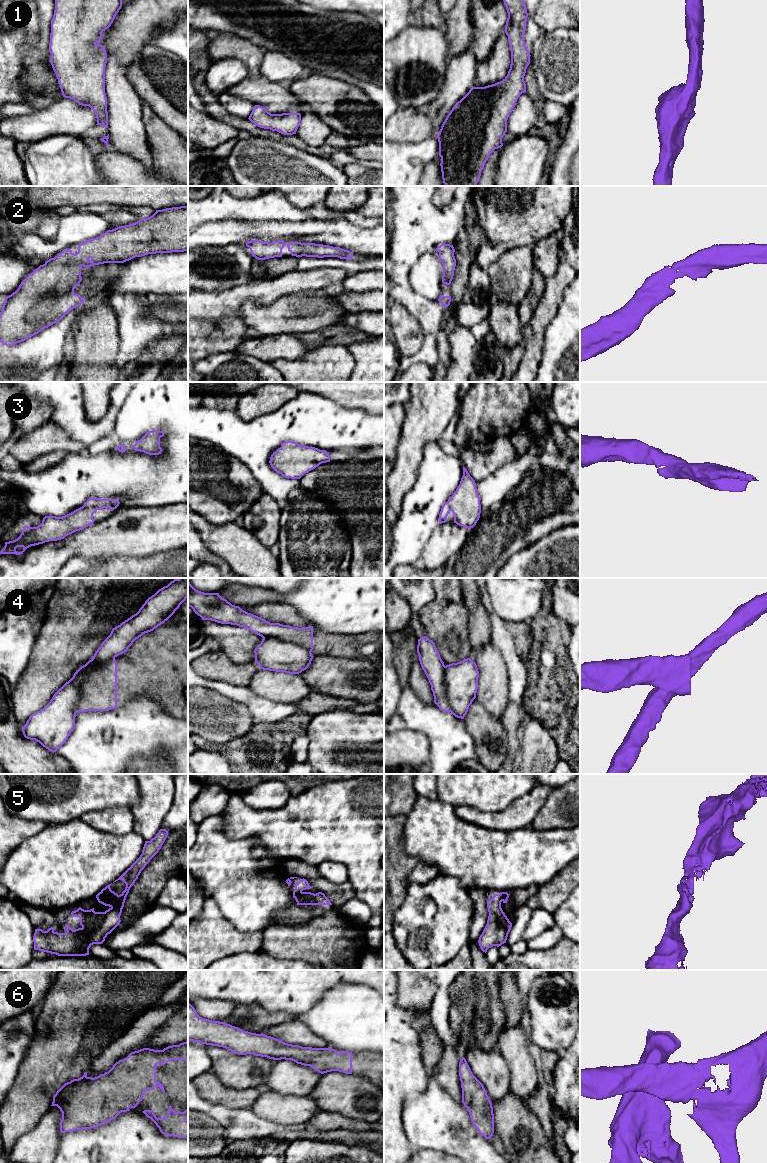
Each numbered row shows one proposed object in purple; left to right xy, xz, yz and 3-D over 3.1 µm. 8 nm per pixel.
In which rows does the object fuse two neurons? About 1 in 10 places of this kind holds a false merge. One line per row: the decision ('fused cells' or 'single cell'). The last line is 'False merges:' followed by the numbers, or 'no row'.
1: single cell
2: single cell
3: single cell
4: fused cells
5: single cell
6: single cell
False merges: 4

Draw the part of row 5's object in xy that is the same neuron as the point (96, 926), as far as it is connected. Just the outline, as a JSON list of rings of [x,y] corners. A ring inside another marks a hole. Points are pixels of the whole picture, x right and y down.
[[[160,829],[154,838],[145,841],[140,857],[114,881],[122,880],[126,884],[125,890],[120,895],[111,890],[112,883],[96,895],[99,903],[110,907],[108,910],[95,912],[94,908],[84,910],[79,907],[72,911],[71,915],[80,918],[82,927],[73,930],[67,924],[66,933],[55,932],[54,927],[47,931],[35,929],[34,950],[58,956],[86,956],[89,955],[89,948],[93,944],[102,944],[107,935],[120,924],[120,915],[130,888],[145,866],[159,852],[168,834],[166,829]]]

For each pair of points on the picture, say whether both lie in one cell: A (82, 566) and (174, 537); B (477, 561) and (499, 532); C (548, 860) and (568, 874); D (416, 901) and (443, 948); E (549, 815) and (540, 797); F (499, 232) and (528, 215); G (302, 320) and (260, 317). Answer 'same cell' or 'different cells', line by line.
A: different cells
B: same cell
C: different cells
D: same cell
E: different cells
F: same cell
G: same cell

